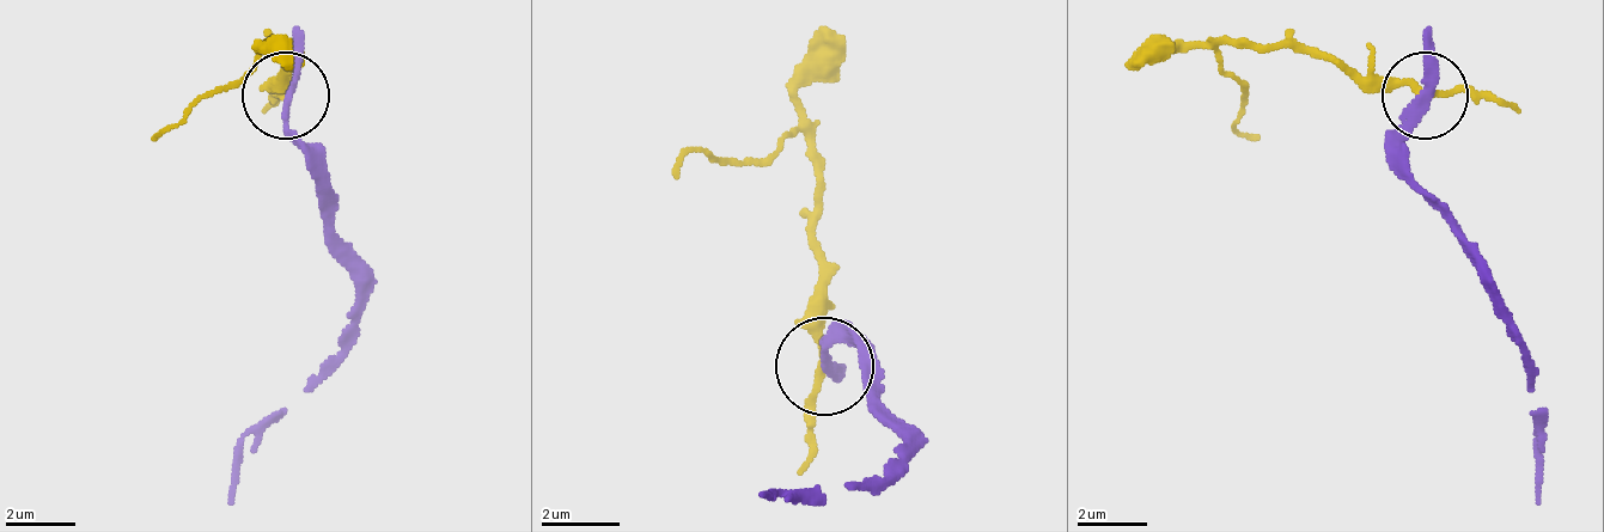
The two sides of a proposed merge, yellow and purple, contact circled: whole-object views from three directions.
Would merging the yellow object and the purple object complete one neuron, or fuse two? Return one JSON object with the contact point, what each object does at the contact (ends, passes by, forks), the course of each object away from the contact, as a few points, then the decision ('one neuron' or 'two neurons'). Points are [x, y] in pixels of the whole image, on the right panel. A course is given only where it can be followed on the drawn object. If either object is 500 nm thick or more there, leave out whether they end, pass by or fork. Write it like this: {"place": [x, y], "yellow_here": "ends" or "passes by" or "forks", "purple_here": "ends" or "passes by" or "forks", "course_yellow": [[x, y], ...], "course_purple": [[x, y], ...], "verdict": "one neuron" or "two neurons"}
{"place": [1425, 96], "yellow_here": "passes by", "purple_here": "passes by", "course_yellow": [[1427, 98], [1358, 89], [1288, 46], [1218, 46], [1244, 89], [1236, 123], [1262, 141]], "course_purple": [[1427, 98], [1401, 176], [1444, 219], [1480, 271], [1496, 315], [1531, 375], [1540, 436], [1540, 506]], "verdict": "two neurons"}

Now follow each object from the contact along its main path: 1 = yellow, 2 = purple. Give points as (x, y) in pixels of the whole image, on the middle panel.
1: (822, 368), (822, 211), (803, 132), (763, 161), (694, 152), (674, 181)
2: (822, 368), (852, 338), (861, 389), (901, 428), (901, 447), (861, 487), (763, 496)

